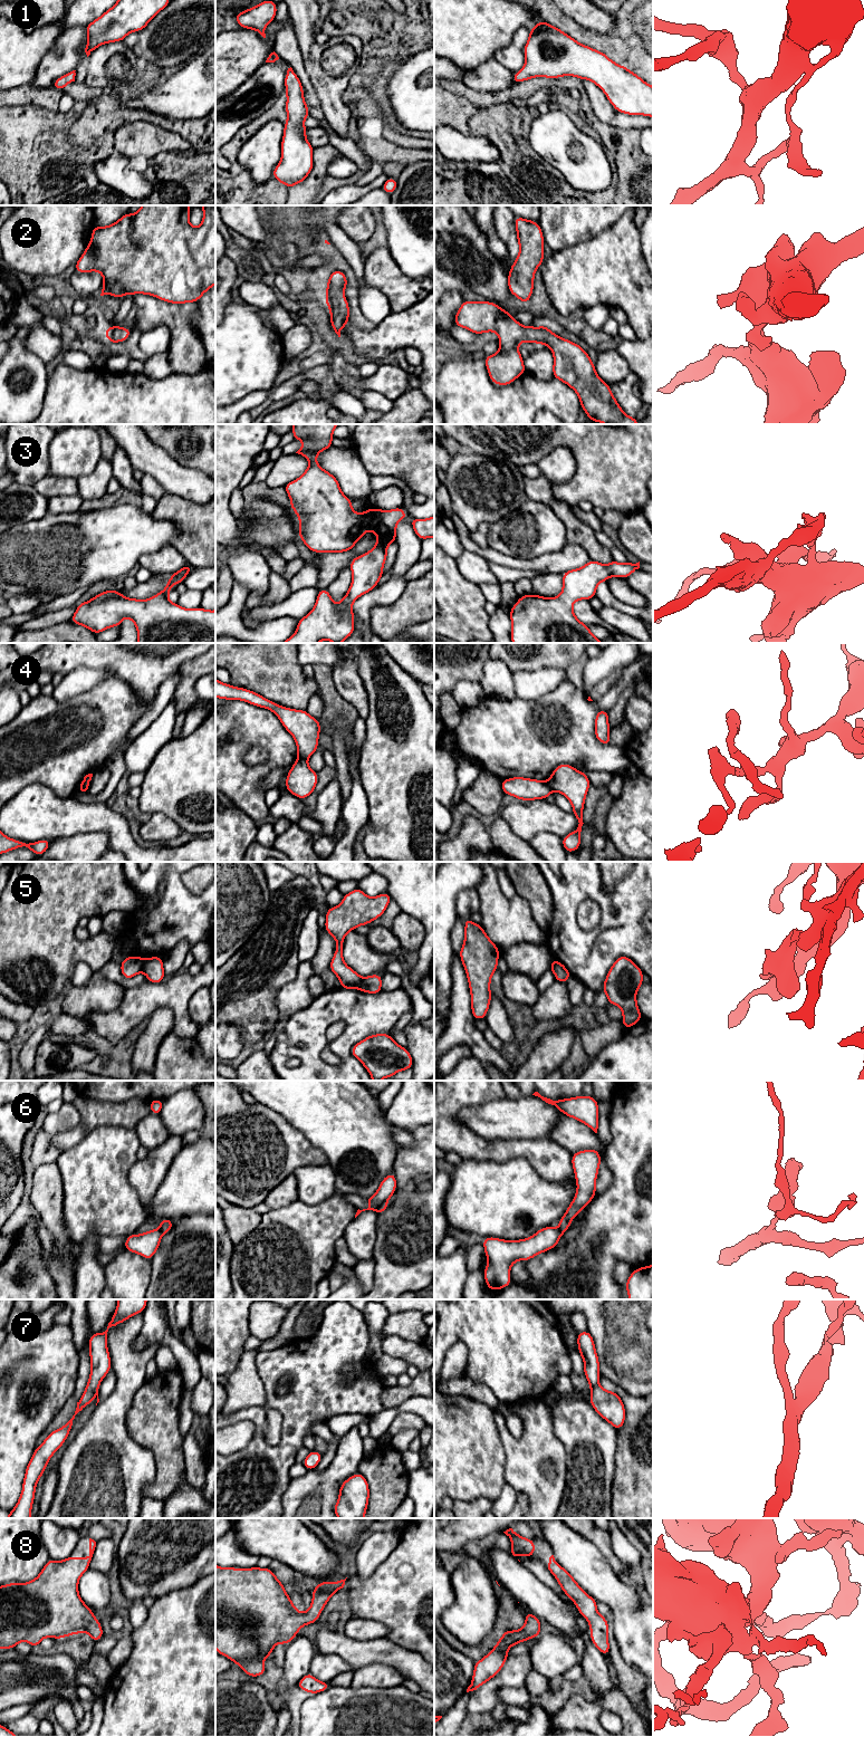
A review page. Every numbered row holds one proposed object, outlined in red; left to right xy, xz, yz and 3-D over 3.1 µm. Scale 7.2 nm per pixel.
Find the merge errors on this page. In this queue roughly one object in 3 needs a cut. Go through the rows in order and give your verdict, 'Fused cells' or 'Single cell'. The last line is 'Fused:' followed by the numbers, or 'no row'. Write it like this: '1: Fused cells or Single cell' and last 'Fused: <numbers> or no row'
1: Single cell
2: Single cell
3: Single cell
4: Fused cells
5: Fused cells
6: Fused cells
7: Single cell
8: Single cell
Fused: 4, 5, 6

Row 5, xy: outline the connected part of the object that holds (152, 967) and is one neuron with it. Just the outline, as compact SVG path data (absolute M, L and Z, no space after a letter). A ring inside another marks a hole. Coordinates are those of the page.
M151 957L144 959L142 971L151 983L161 983L165 976L163 969L163 957Z

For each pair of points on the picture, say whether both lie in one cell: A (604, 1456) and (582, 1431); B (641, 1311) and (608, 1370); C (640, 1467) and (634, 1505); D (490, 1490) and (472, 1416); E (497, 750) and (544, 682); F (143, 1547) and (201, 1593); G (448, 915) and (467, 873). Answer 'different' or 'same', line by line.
A: same
B: same
C: same
D: same
E: different
F: different
G: same

